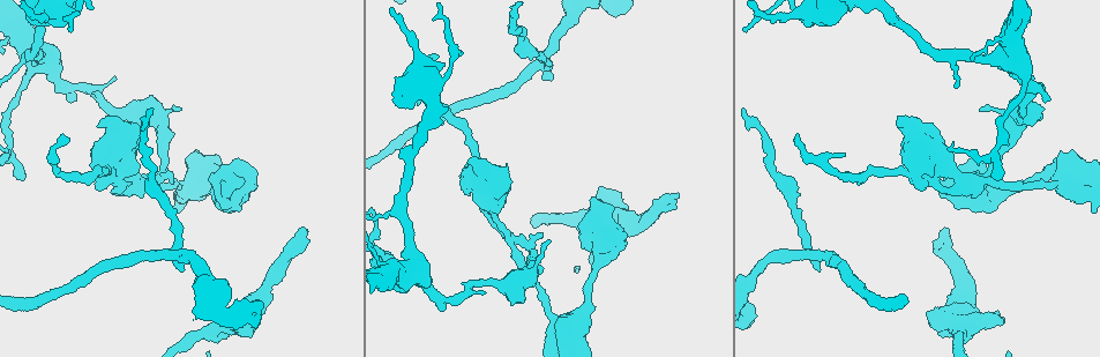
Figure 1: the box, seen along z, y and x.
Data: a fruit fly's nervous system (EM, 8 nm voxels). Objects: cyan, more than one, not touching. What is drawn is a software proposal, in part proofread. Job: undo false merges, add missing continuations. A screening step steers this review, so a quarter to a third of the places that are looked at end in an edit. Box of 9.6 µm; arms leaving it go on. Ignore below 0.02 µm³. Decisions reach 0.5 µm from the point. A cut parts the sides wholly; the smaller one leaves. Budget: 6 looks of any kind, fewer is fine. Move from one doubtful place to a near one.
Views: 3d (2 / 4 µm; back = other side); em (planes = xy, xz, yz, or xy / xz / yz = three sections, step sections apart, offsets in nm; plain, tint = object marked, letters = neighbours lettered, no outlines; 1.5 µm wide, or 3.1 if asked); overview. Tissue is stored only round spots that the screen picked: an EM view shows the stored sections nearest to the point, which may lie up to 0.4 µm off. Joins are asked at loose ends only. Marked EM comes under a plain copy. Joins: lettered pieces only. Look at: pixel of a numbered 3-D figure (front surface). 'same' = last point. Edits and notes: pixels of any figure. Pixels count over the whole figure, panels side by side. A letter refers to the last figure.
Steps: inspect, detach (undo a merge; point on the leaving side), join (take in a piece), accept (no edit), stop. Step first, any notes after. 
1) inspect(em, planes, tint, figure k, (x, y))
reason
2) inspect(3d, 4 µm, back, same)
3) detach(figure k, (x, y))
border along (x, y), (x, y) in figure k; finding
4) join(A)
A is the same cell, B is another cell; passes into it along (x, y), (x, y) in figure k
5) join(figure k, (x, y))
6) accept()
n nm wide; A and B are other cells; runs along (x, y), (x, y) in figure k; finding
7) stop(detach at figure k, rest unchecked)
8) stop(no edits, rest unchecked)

inspect(3d, 2 µm, figure 1, (536, 60))
sharp bend

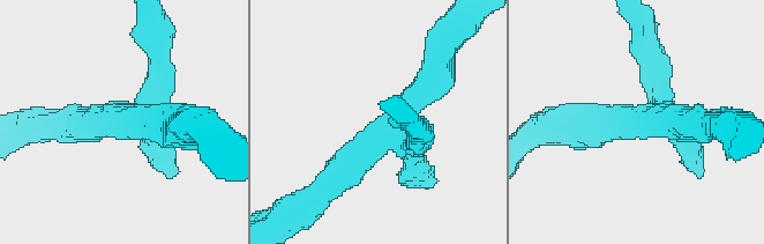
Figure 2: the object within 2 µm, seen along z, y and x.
inspect(em, xy, step 8, tint, figure 2, (640, 119))

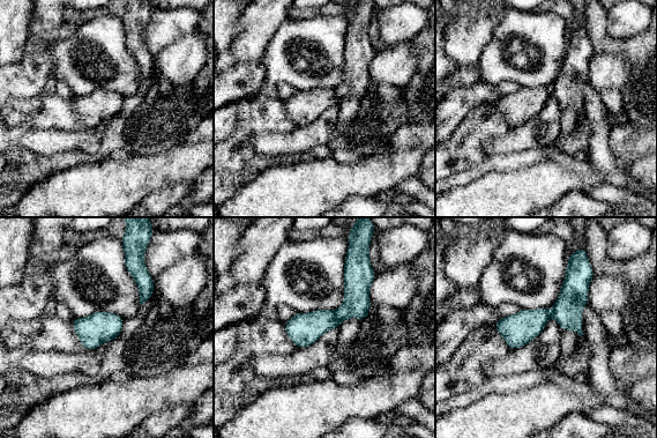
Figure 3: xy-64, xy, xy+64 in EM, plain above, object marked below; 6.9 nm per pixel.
inspect(em, planes, letters, same)

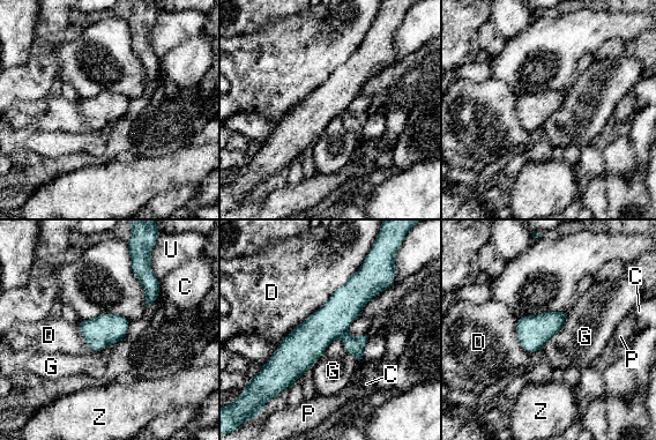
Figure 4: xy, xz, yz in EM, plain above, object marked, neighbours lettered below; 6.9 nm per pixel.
detach(figure 4, (353, 345))
220 nm wide; C, D, G, P, U and Z are other cells; border along (345, 332), (341, 336) in figure 4; two neurons meet here

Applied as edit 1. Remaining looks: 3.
inspect(overview)

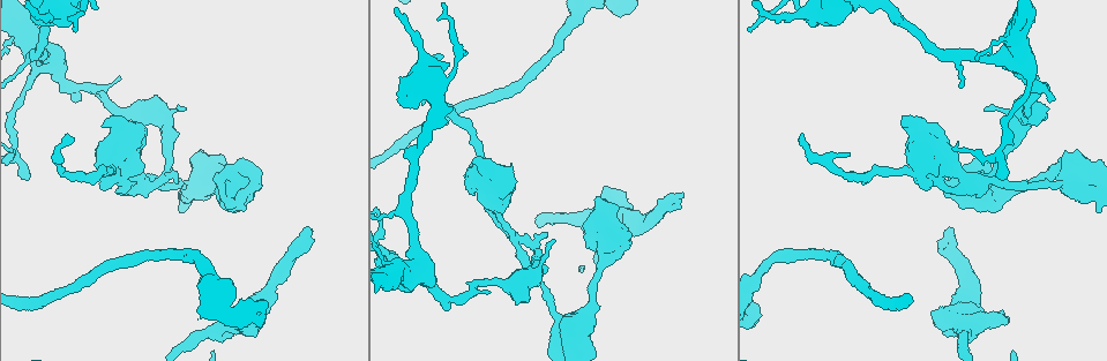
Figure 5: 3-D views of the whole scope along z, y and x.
inspect(em, xy, step 8, letters, figure 5, (938, 243))
free end

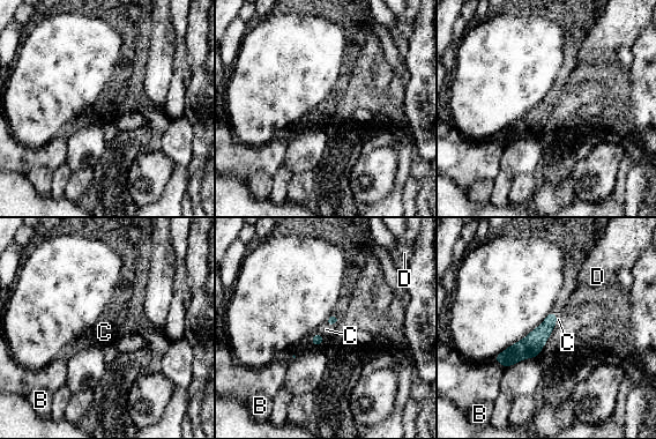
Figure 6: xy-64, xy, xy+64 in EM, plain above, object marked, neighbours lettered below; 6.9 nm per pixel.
join(C)
C is the same cell, B and D are other cells; the neuron continues

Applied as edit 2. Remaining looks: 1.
stop(detach at figure 4, join at figure 6, rest unchecked)

